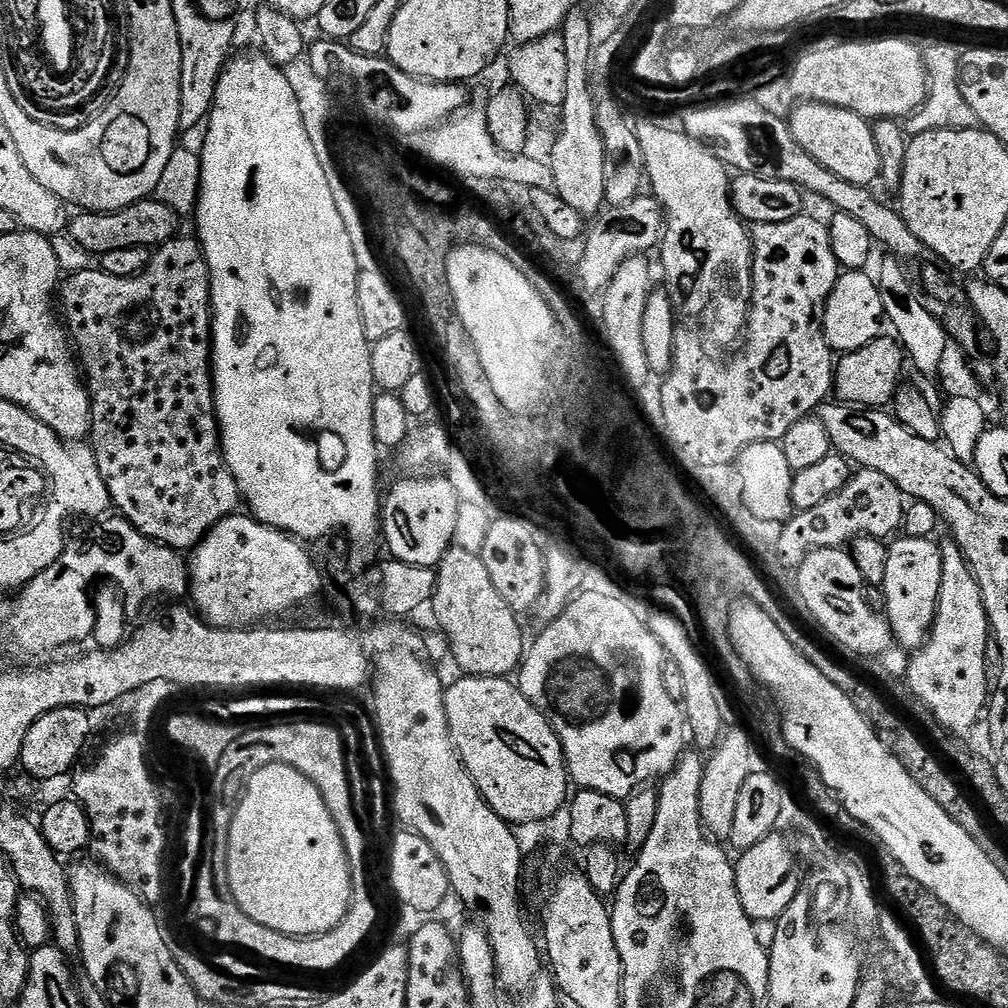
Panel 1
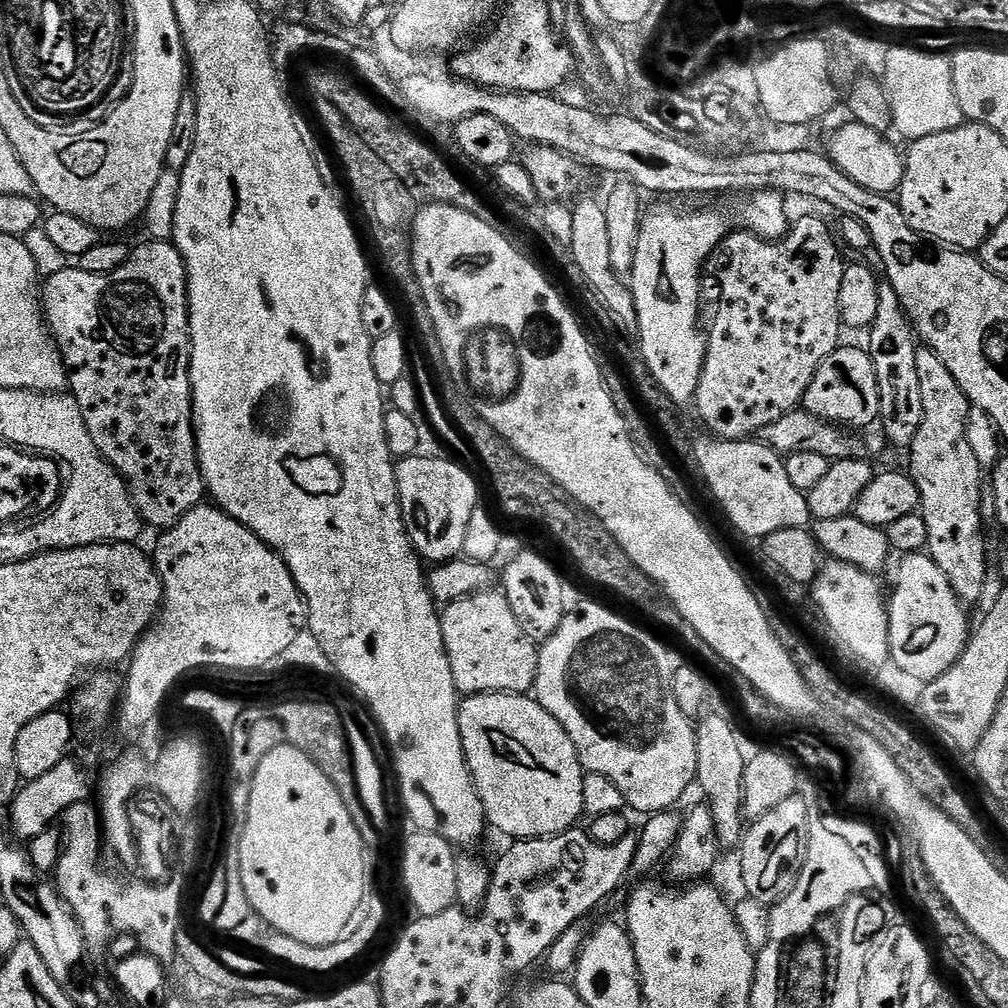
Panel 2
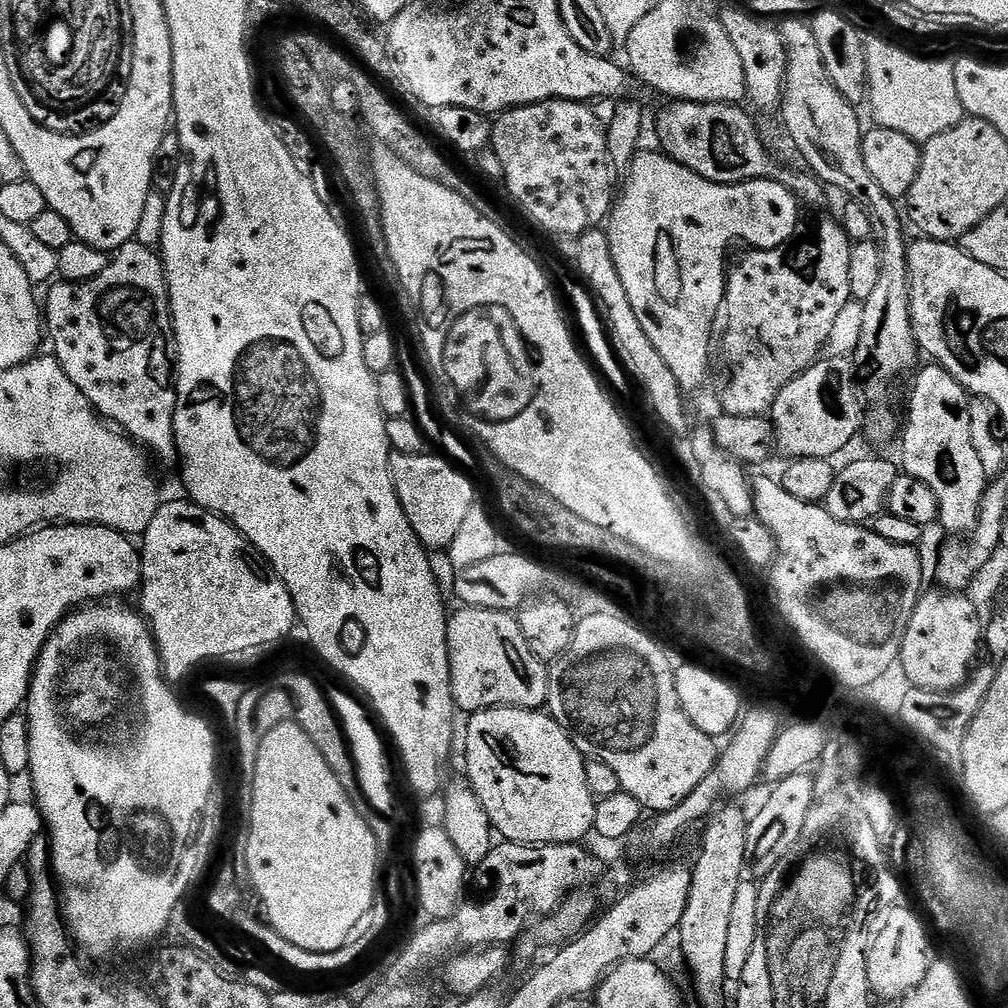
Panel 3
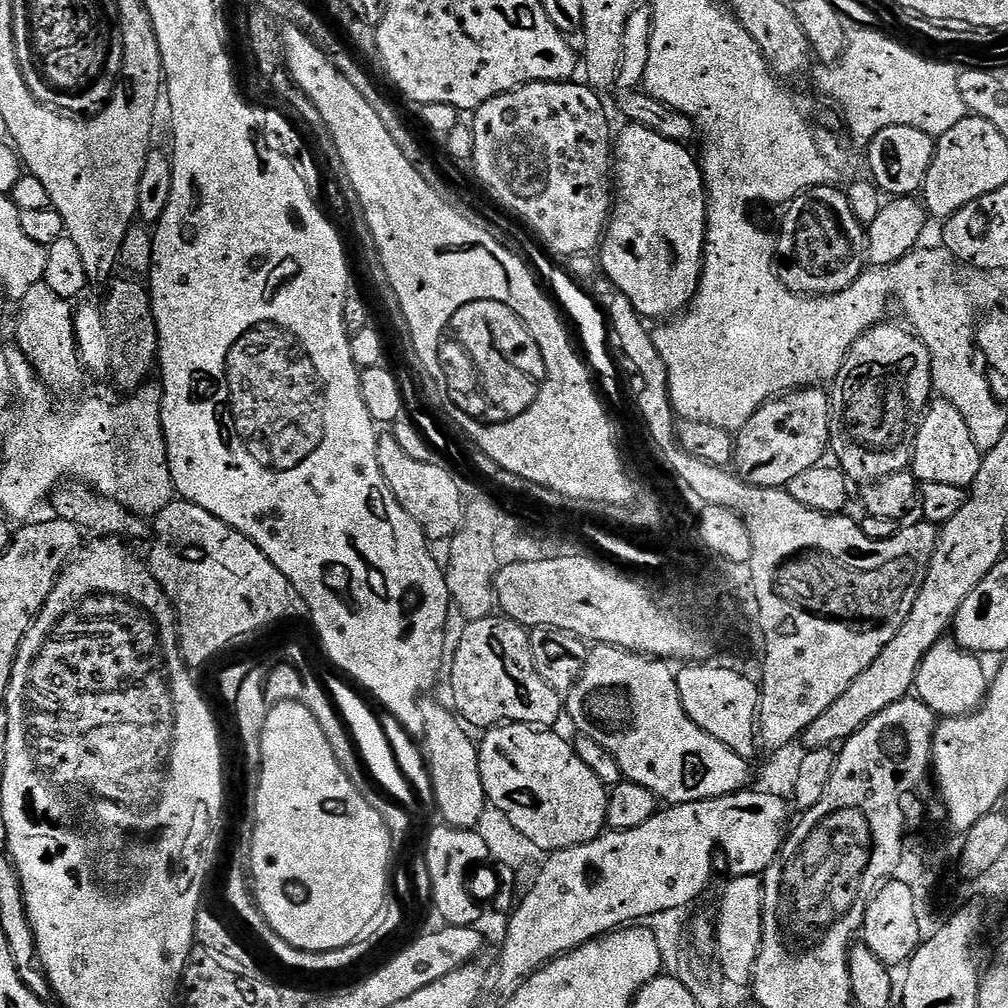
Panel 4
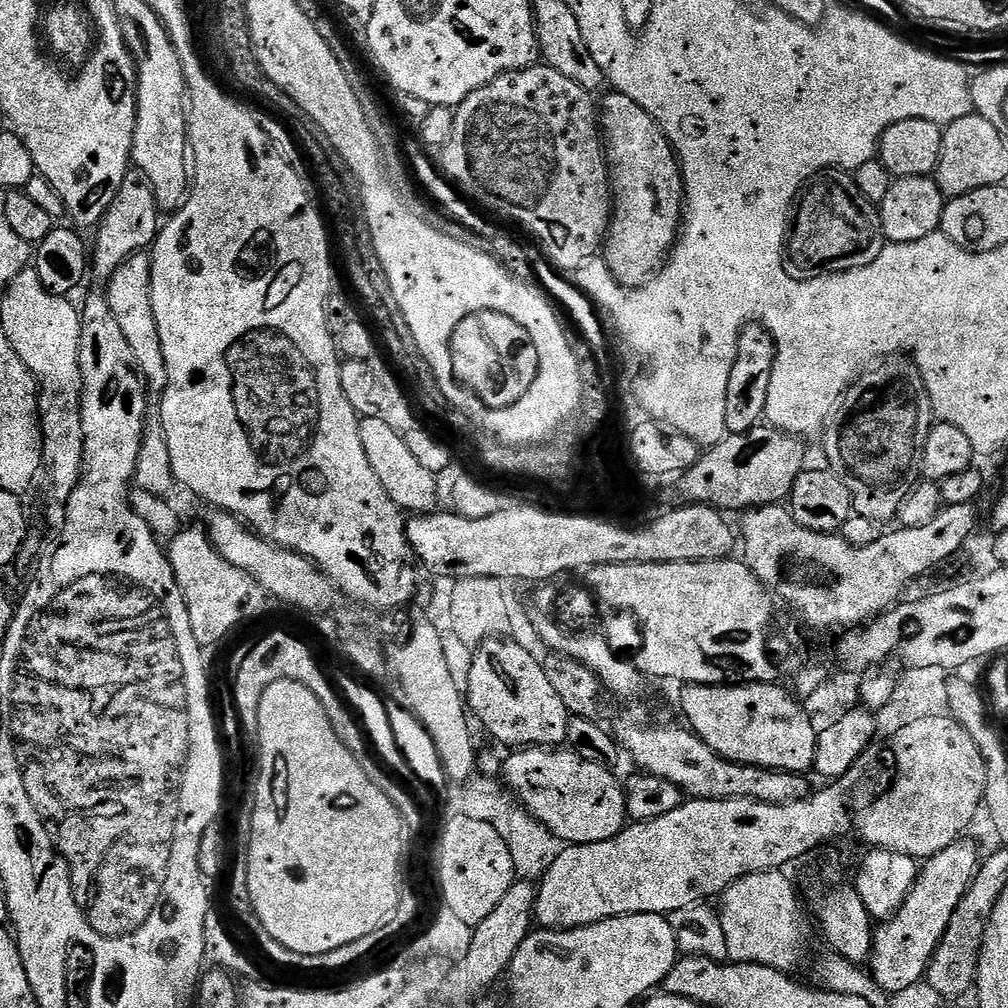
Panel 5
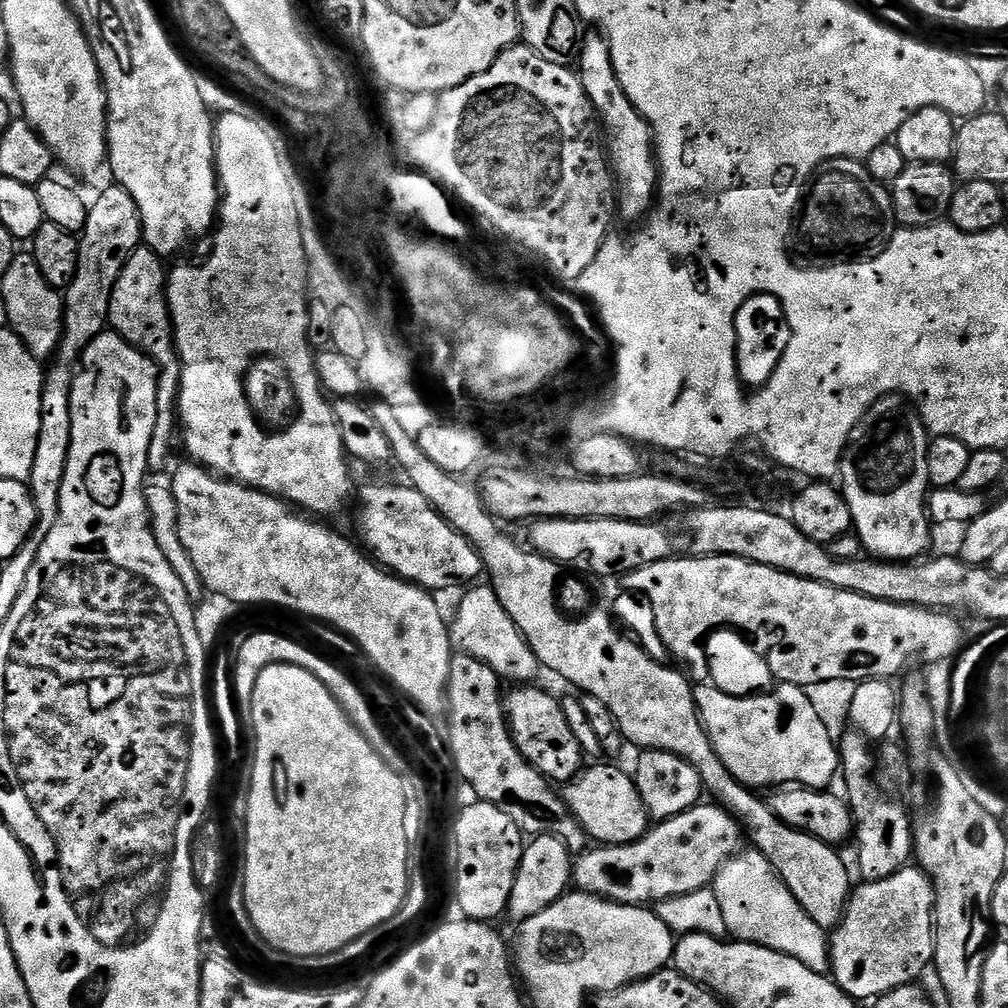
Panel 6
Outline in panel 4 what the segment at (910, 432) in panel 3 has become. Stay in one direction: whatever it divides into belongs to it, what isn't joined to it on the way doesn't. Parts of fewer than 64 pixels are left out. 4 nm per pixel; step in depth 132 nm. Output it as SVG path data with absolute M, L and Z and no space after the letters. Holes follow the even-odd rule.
M936 398L928 405L928 413L924 415L922 426L918 430L916 449L910 469L917 481L950 482L959 488L968 488L980 469L982 454L978 446L974 446L974 438L970 434L970 426L966 426L966 418L954 406L951 400Z

